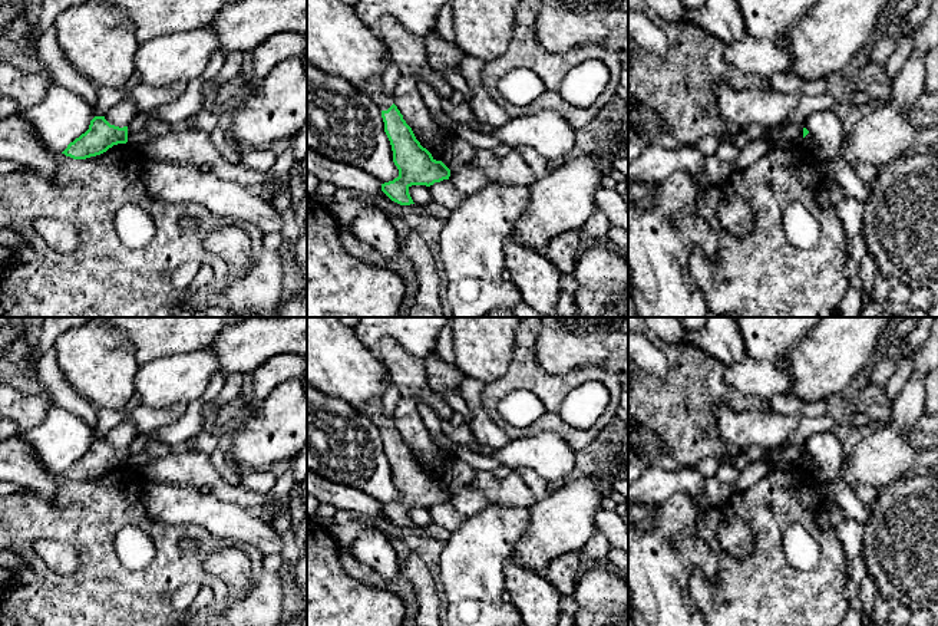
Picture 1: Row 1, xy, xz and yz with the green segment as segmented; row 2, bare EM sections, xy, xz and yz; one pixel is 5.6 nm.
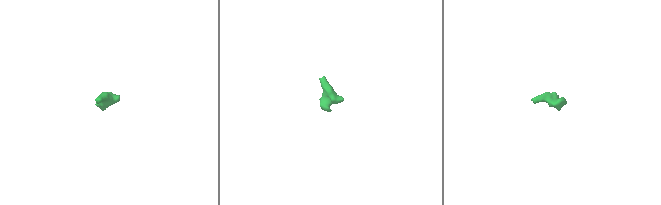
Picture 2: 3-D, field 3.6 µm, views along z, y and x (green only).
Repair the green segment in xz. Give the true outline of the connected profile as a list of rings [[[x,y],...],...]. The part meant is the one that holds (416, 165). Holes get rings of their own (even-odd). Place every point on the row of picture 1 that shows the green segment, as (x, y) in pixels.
[[[382,78],[370,80],[366,93],[382,109],[384,132],[392,145],[393,162],[399,169],[399,177],[382,184],[382,191],[400,205],[414,204],[409,194],[412,185],[430,187],[449,179],[450,169],[420,145],[397,106],[386,95]]]

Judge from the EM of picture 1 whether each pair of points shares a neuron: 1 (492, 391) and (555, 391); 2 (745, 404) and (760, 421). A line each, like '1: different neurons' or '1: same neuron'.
1: same neuron
2: different neurons

